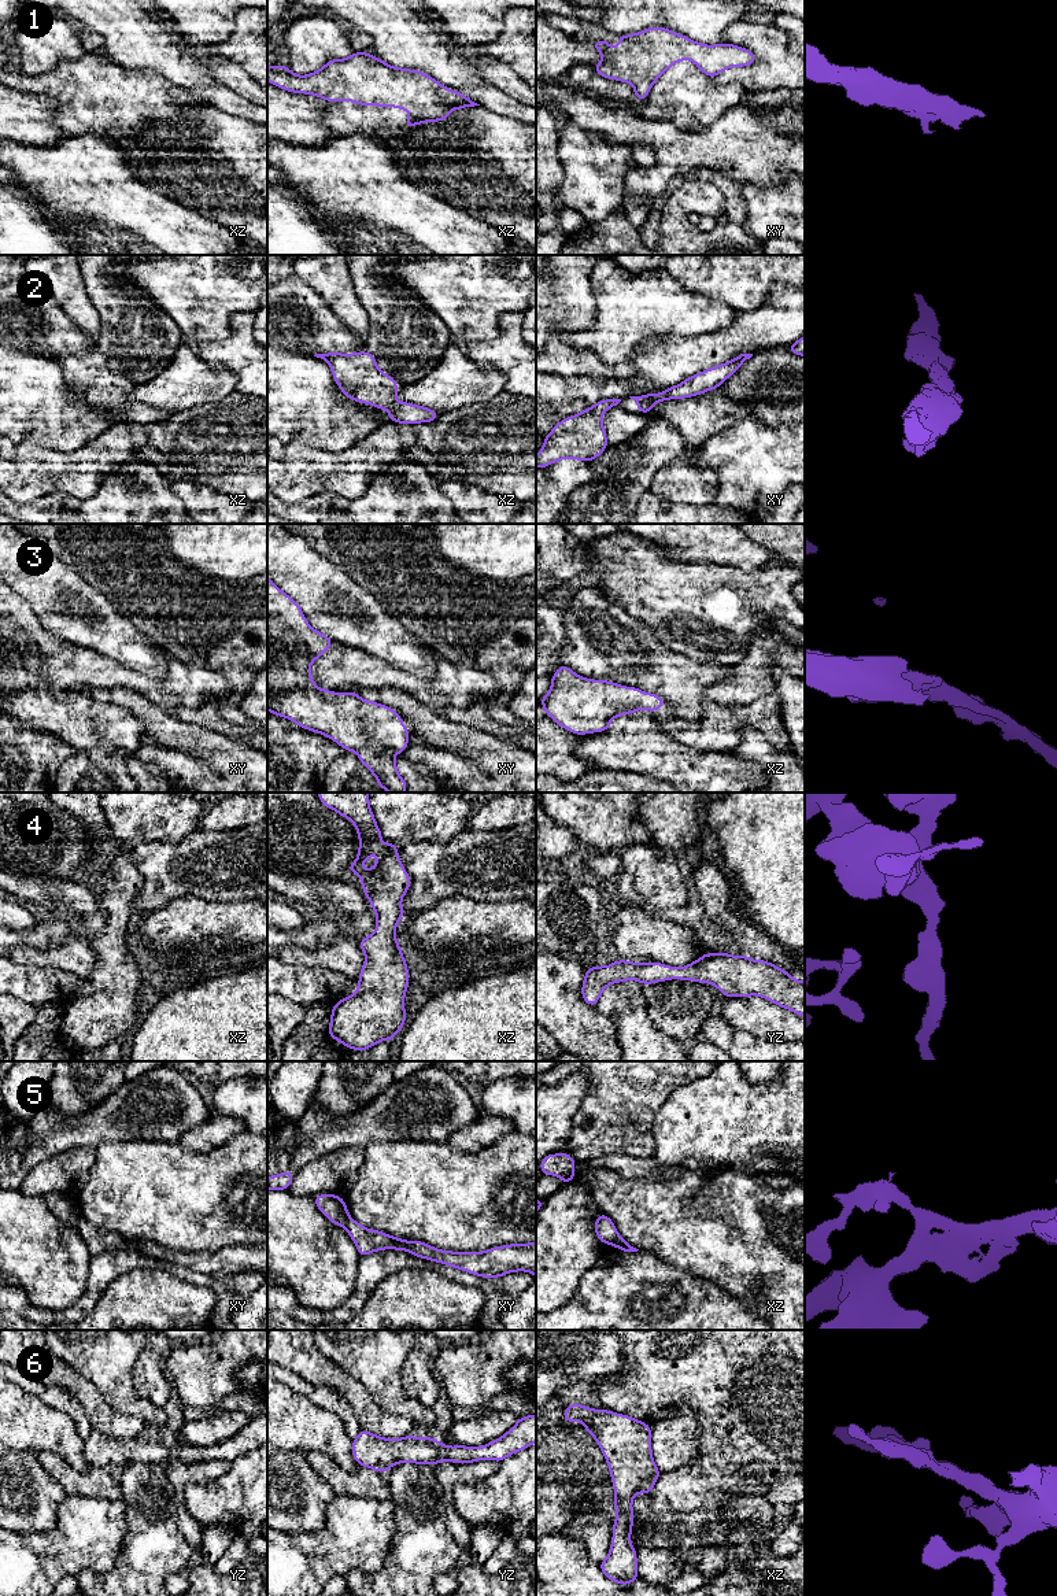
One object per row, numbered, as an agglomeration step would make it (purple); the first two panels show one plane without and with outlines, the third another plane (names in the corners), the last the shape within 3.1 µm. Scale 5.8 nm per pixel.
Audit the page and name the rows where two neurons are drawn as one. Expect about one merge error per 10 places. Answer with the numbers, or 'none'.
5

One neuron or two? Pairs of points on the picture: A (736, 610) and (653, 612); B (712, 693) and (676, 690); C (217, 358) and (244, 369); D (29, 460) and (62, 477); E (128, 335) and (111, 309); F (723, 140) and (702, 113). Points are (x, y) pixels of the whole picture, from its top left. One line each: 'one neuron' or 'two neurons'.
A: one neuron
B: two neurons
C: one neuron
D: one neuron
E: one neuron
F: two neurons

